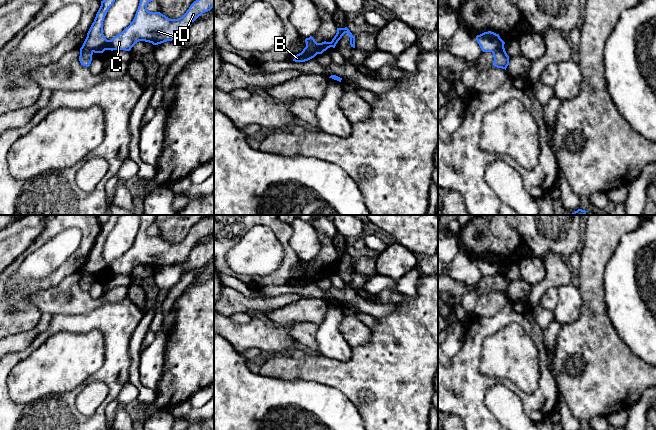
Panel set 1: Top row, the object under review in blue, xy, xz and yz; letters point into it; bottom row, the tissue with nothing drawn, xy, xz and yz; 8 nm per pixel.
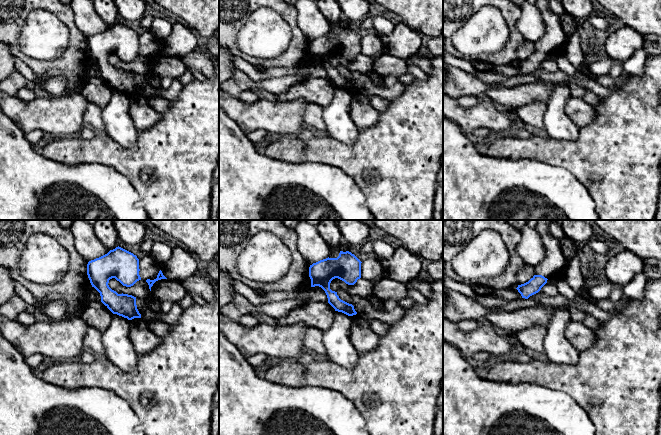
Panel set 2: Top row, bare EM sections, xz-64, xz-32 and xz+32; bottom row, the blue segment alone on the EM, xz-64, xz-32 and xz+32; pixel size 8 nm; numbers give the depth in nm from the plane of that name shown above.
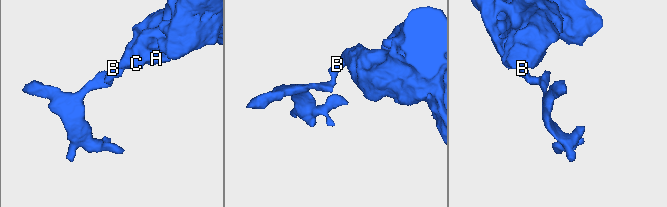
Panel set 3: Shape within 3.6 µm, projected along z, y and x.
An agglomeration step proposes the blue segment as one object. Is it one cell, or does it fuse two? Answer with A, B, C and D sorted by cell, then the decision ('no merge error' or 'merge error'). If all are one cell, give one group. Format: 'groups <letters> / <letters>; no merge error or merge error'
groups A C D / B; merge error

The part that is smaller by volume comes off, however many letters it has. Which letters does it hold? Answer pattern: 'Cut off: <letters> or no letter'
Cut off: B

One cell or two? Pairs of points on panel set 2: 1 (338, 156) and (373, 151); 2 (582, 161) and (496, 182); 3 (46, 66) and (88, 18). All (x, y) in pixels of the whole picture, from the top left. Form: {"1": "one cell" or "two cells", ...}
{"1": "one cell", "2": "two cells", "3": "two cells"}

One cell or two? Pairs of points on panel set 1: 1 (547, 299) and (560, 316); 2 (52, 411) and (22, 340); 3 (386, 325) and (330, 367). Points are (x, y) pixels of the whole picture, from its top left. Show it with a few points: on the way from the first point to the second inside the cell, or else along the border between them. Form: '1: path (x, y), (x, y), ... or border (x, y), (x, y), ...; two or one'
1: border (557, 287), (558, 303), (553, 311); two
2: border (42, 331), (26, 347), (10, 353); two
3: path (379, 341), (353, 367), (346, 367); one

